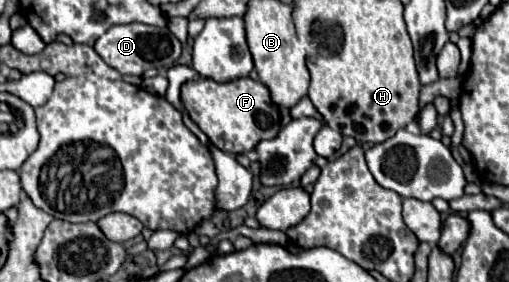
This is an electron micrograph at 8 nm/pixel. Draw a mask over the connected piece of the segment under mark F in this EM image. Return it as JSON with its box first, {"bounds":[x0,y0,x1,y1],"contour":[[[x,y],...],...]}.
{"bounds":[181,78,281,154],"contour":[[[199,78],[197,82],[183,84],[181,100],[191,120],[209,136],[211,144],[227,154],[251,152],[261,140],[273,140],[281,130],[279,108],[273,104],[269,90],[253,78],[239,78],[225,84]]]}

